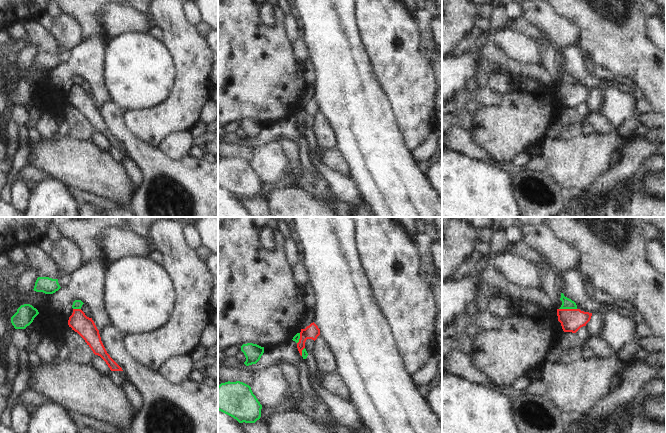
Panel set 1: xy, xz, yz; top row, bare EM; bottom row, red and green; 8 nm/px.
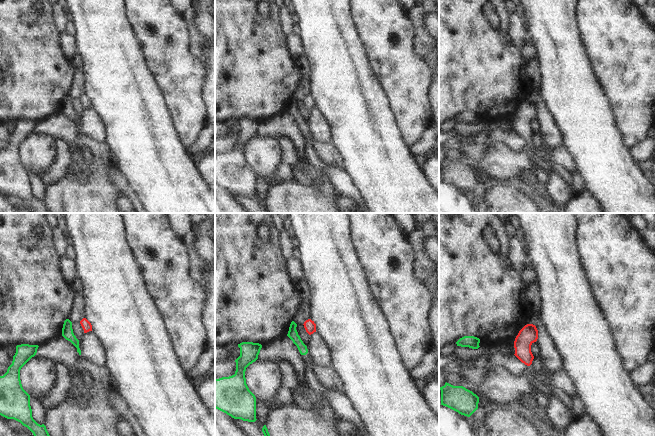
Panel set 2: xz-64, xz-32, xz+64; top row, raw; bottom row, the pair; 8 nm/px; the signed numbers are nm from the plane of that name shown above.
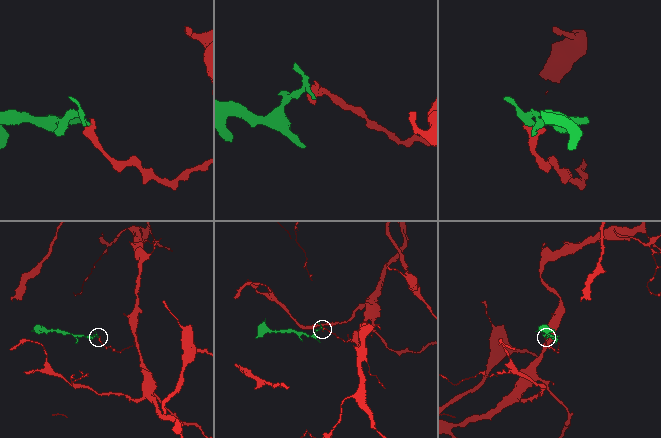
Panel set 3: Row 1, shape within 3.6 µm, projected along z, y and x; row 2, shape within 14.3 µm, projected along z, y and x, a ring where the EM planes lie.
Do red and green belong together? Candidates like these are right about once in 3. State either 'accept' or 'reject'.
reject

